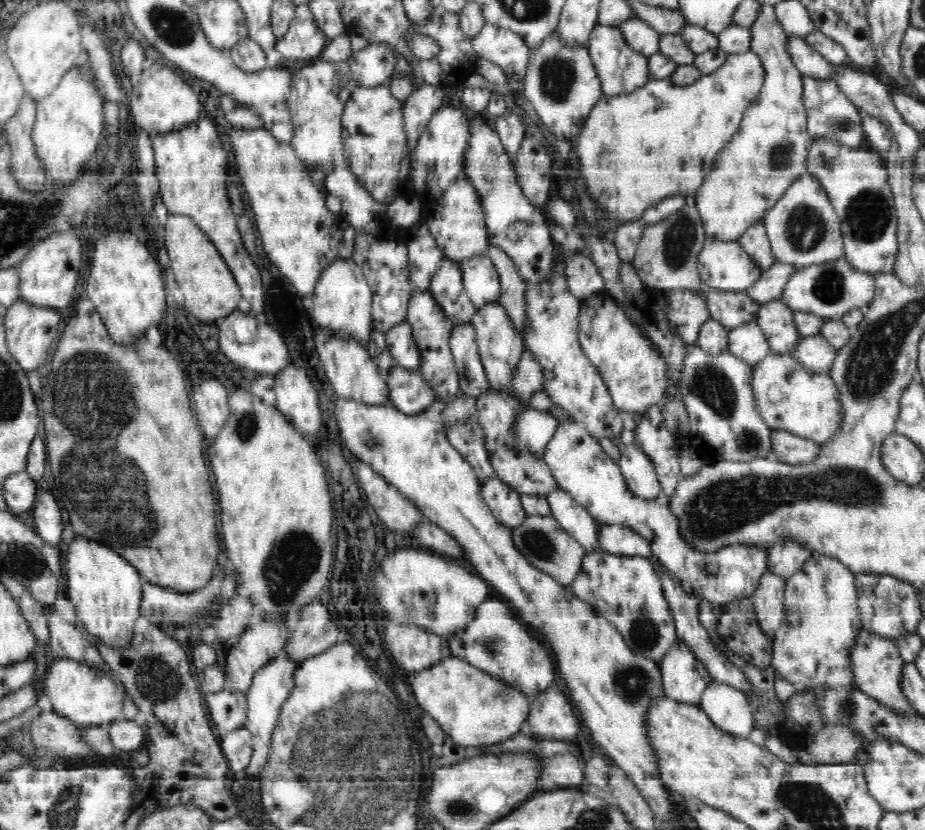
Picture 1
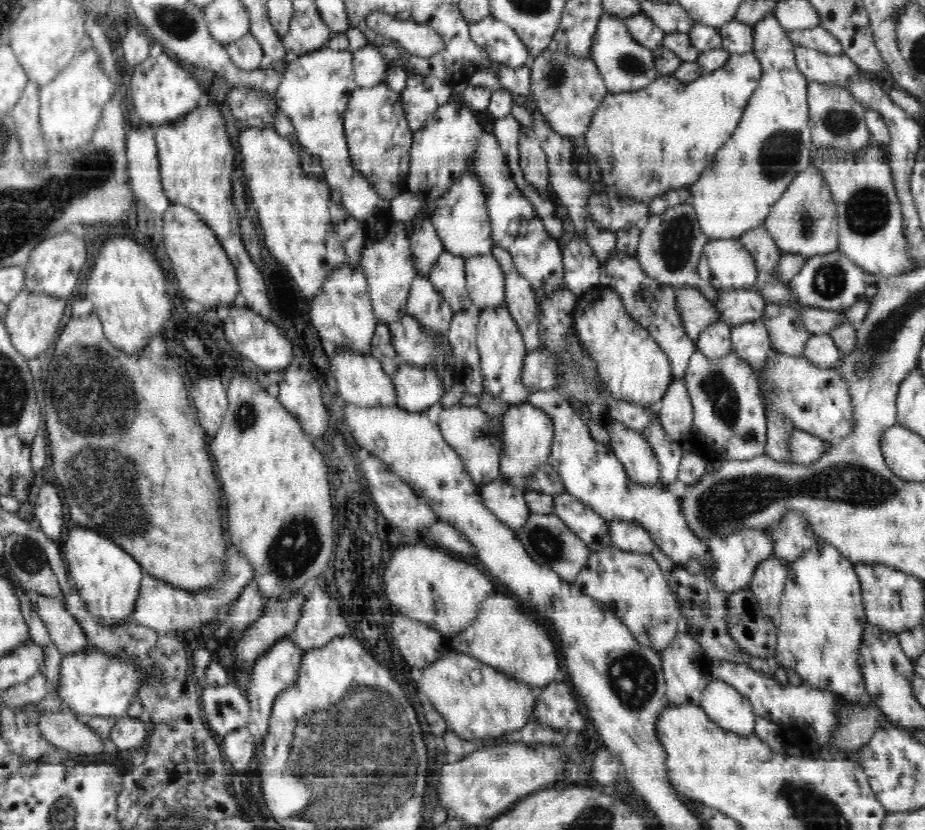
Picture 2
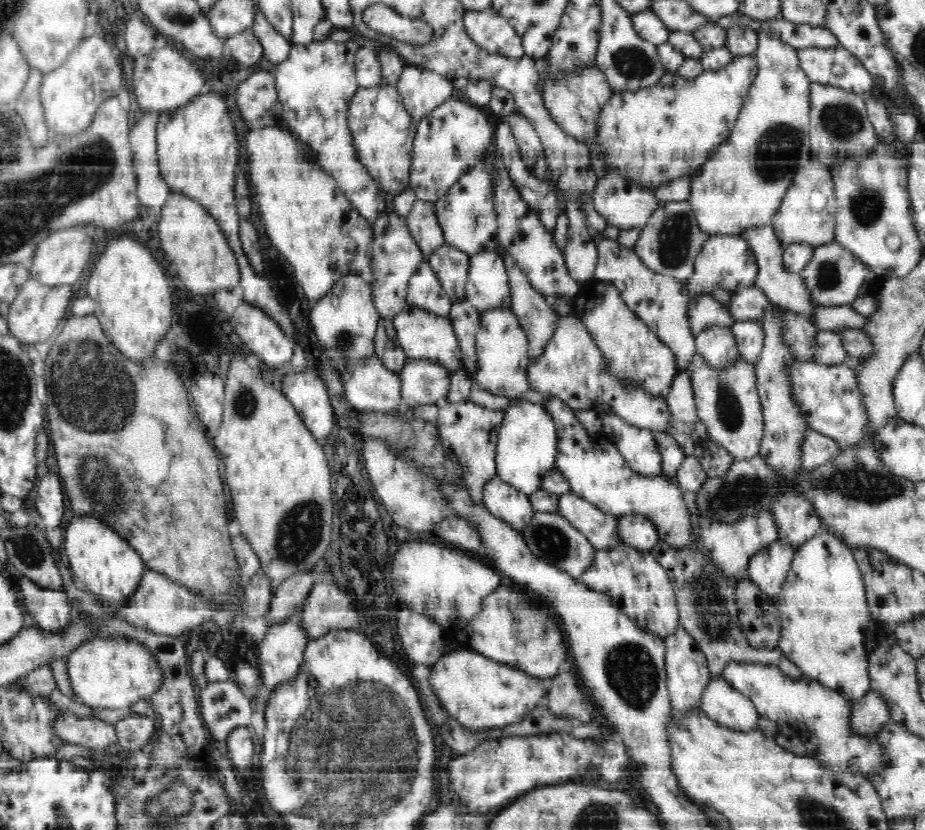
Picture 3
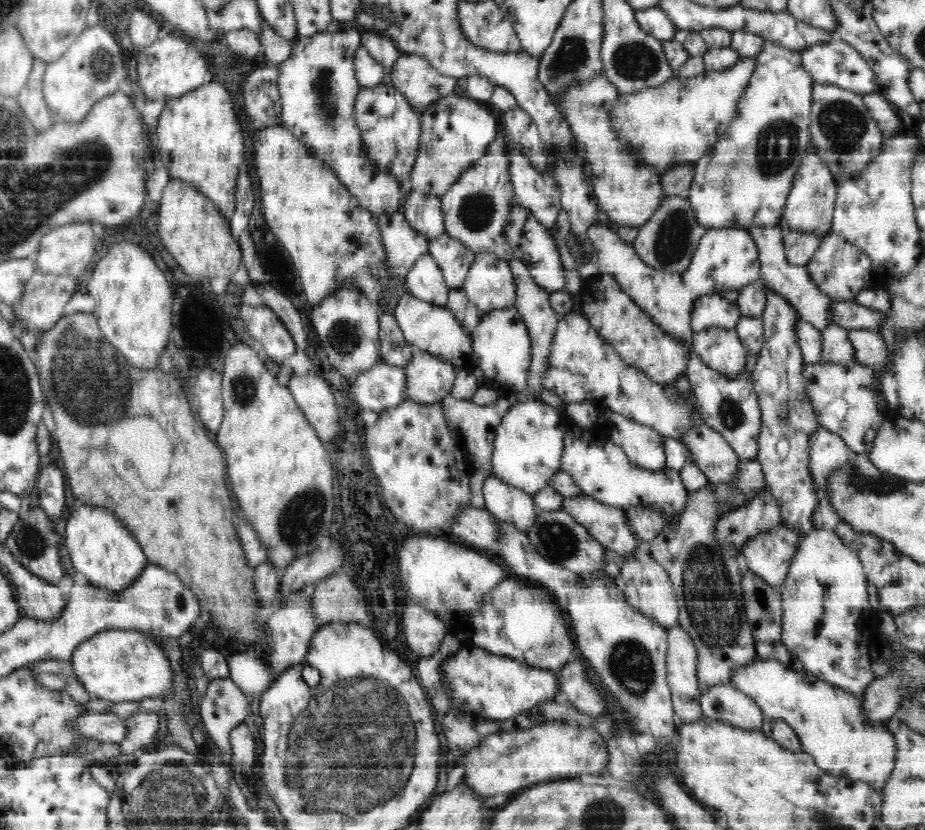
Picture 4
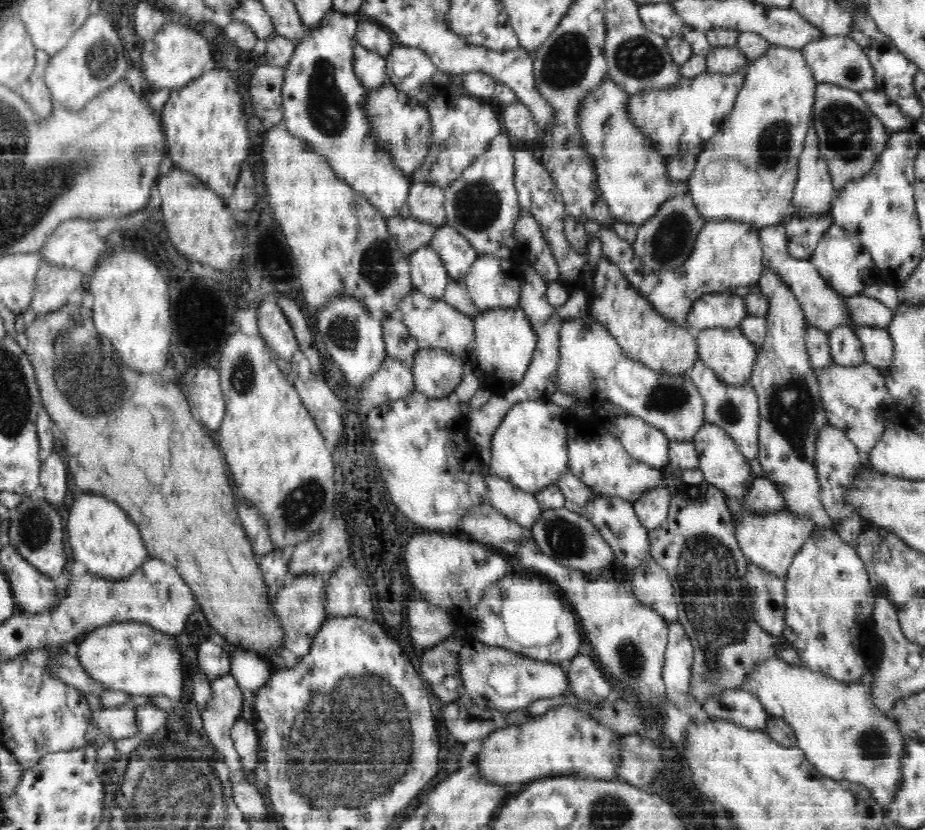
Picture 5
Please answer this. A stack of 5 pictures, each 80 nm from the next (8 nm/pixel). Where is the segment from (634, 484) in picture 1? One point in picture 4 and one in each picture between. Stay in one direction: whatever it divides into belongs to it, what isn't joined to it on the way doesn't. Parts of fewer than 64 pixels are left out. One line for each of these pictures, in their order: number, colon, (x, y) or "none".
2: (636, 456)
3: (638, 449)
4: (642, 444)

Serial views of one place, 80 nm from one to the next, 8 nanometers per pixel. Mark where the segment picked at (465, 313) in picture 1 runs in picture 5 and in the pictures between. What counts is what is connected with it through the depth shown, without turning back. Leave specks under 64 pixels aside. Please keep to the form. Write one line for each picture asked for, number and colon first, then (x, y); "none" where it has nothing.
2: (447, 275)
3: (450, 265)
4: (454, 259)
5: (456, 254)

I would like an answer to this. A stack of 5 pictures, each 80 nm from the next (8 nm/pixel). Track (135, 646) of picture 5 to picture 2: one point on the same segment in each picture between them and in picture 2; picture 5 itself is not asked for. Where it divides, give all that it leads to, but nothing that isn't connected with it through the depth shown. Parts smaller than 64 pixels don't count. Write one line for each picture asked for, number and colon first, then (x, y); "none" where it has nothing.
2: (94, 684)
3: (114, 673)
4: (120, 666)

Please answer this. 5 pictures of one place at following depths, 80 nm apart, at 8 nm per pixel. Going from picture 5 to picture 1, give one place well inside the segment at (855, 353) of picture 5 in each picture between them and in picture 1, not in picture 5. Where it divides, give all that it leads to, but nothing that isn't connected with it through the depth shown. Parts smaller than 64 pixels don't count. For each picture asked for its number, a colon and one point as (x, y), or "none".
1: (813, 353)
2: (820, 350)
3: (828, 350)
4: (836, 346)

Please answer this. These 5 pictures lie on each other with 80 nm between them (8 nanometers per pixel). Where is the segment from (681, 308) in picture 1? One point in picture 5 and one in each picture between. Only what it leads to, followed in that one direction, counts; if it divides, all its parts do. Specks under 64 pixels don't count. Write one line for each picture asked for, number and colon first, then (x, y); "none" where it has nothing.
2: (696, 312)
3: (704, 311)
4: (711, 310)
5: (726, 310)

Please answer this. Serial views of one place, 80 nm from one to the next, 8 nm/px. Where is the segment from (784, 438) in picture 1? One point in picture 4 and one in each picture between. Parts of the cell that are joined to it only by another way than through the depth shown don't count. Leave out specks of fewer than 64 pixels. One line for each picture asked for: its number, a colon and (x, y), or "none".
2: (805, 448)
3: (816, 449)
4: (827, 452)

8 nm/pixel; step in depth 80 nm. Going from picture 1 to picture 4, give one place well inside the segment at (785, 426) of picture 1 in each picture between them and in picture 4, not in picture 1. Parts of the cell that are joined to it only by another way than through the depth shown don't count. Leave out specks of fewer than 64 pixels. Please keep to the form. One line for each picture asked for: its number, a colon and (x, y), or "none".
2: (816, 400)
3: (827, 394)
4: (842, 393)

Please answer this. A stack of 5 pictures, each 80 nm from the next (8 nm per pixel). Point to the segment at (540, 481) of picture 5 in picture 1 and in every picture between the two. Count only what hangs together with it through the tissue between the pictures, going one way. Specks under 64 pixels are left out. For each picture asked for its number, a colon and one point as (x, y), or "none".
1: (533, 429)
2: (527, 432)
3: (527, 444)
4: (527, 451)

